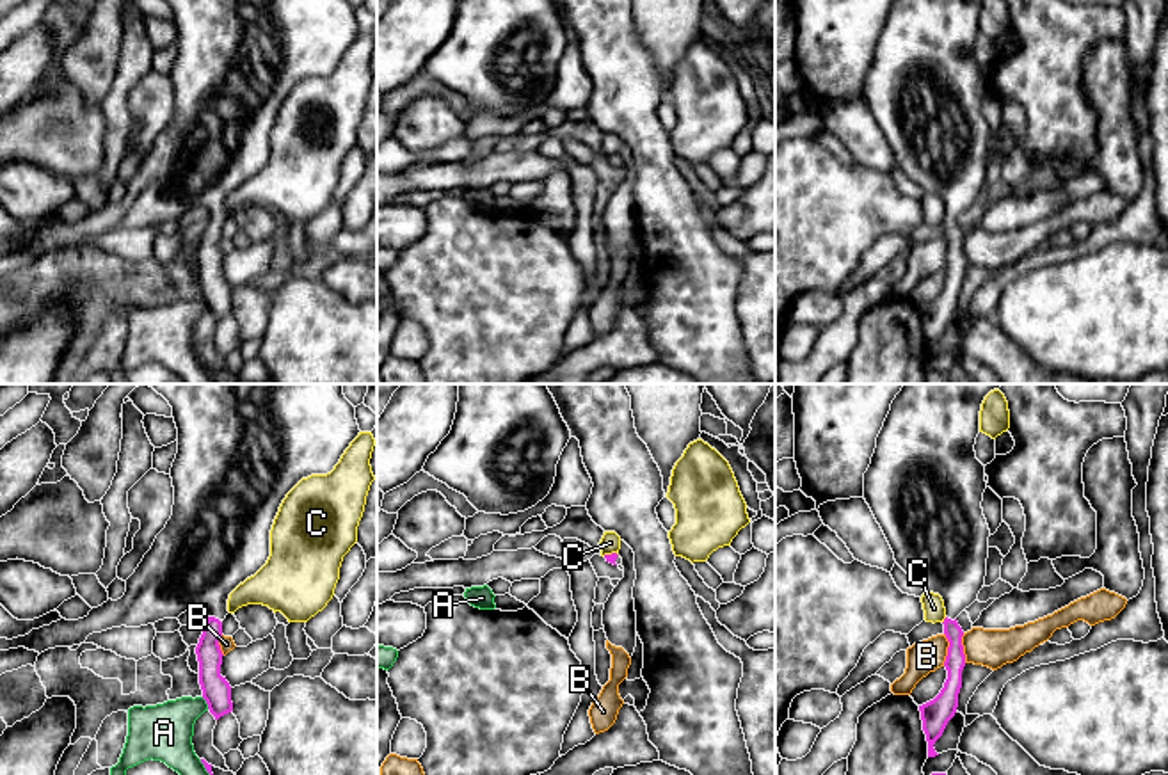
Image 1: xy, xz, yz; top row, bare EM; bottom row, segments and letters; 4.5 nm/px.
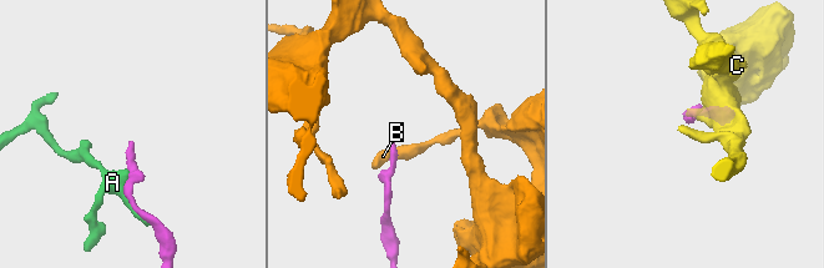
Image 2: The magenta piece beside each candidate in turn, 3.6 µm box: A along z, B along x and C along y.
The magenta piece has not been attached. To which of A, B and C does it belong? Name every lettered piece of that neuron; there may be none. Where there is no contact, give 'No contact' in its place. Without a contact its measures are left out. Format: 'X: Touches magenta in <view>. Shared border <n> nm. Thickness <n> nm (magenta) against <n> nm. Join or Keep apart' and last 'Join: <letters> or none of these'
A: Touches magenta in xy. Shared border 70 nm. Thickness 130 nm (magenta) against 260 nm. Keep apart
B: Touches magenta in yz. Shared border 150 nm. Thickness 110 nm (magenta) against 150 nm. Keep apart
C: Touches magenta in yz. Shared border 40 nm. Thickness 90 nm (magenta) against 100 nm. Keep apart
Join: none of these

